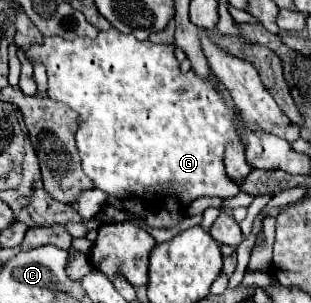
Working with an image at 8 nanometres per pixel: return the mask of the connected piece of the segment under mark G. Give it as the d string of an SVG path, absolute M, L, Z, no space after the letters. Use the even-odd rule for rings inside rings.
M115 27L107 29L107 31L99 31L99 35L95 39L87 39L87 37L79 37L79 39L61 39L61 37L45 37L41 45L31 45L31 49L27 51L27 59L35 65L35 63L43 63L47 67L47 75L49 75L49 97L55 101L61 101L65 105L69 105L71 109L75 109L79 113L79 131L75 135L77 139L77 149L83 161L83 171L91 177L91 181L95 183L97 189L109 193L111 197L117 197L119 193L131 193L131 195L139 195L139 197L147 197L147 199L161 199L165 209L171 213L185 213L185 209L189 207L189 203L197 197L209 195L209 197L235 197L239 193L239 185L233 183L223 169L223 151L227 141L237 139L237 131L235 131L235 119L241 117L229 91L219 83L219 87L215 89L211 83L205 83L203 79L199 79L193 71L189 73L181 73L179 71L179 61L173 55L173 45L155 45L151 41L137 41L131 35L123 35L121 31L117 31Z

